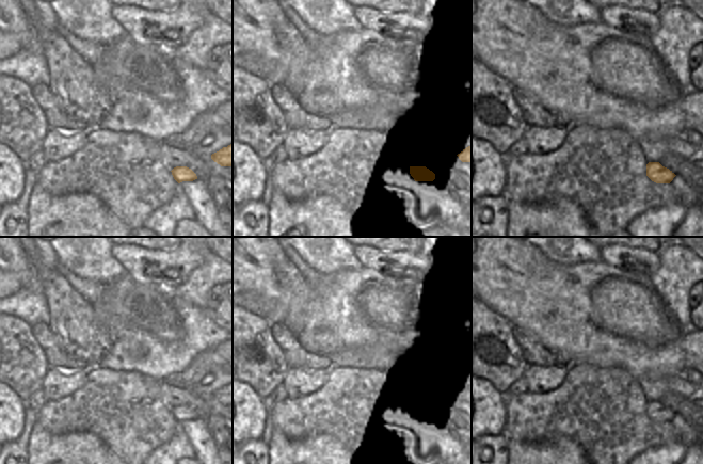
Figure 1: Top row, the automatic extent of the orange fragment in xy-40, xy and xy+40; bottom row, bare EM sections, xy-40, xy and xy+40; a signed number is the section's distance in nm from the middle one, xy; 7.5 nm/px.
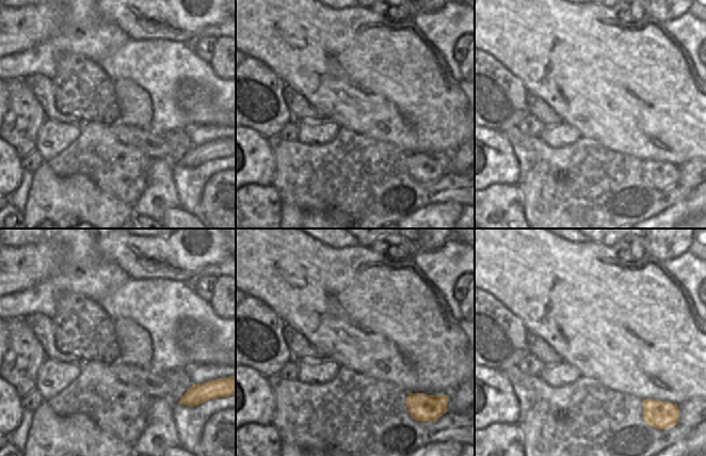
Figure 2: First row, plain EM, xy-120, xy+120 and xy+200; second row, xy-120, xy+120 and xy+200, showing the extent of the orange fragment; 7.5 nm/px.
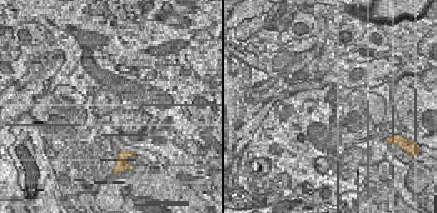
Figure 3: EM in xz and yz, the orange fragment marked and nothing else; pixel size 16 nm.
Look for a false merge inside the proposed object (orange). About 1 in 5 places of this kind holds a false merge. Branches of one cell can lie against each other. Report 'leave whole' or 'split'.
leave whole

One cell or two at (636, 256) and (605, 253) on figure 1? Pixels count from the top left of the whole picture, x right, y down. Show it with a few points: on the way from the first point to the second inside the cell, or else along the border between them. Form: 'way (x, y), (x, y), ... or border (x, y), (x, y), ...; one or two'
way (628, 253), (612, 253); one

